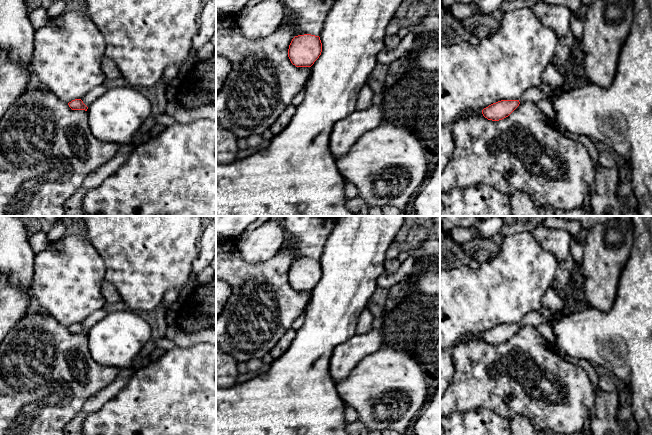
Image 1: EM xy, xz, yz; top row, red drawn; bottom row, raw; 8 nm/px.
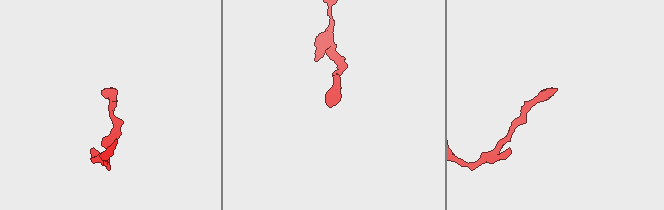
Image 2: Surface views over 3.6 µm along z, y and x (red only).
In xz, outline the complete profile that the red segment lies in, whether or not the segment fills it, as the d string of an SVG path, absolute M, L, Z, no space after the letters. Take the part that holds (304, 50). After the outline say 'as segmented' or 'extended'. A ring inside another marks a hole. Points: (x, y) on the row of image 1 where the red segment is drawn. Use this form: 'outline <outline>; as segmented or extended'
outline M304 34L295 36L288 49L288 57L296 67L311 67L322 52L319 36Z; as segmented

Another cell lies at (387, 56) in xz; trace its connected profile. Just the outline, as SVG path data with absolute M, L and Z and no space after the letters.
M409 32L396 48L385 48L378 56L377 61L382 64L390 65L395 60L401 59L411 53L416 43L416 35L414 32Z

